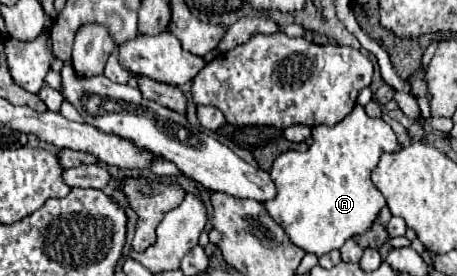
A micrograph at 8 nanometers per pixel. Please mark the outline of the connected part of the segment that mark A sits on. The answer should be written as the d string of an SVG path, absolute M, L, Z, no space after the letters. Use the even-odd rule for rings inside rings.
M357 104L335 126L315 126L313 144L307 152L289 150L273 162L271 178L275 180L277 196L265 208L283 226L291 242L305 252L323 256L339 250L355 234L367 232L379 216L385 198L369 176L383 152L399 150L401 144L393 128L381 118L367 116L365 108Z

